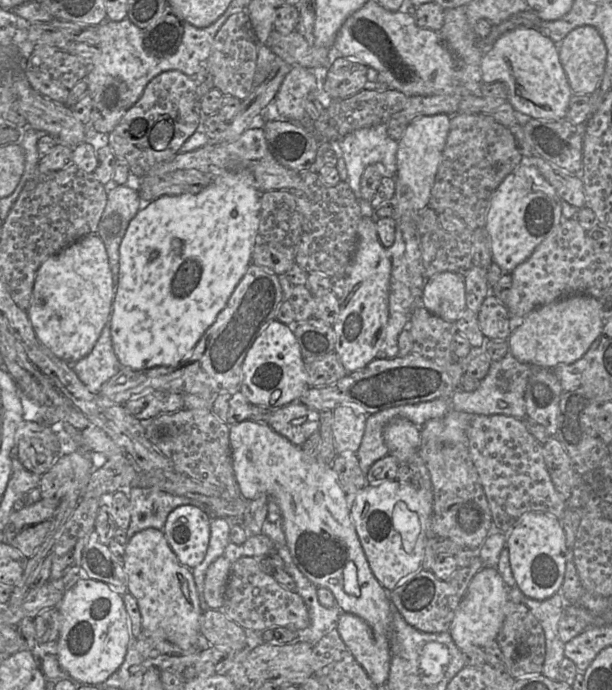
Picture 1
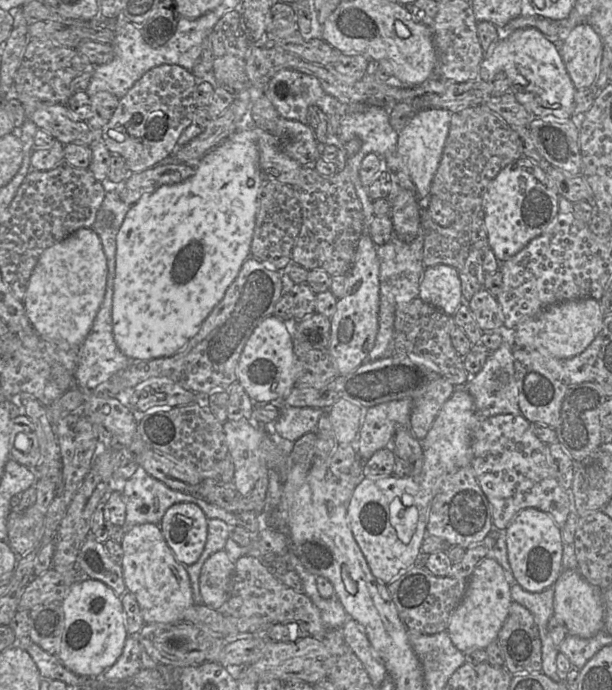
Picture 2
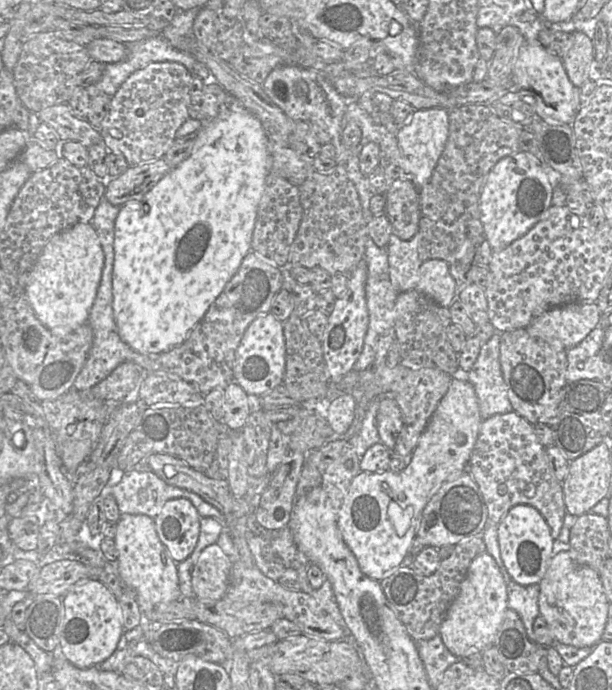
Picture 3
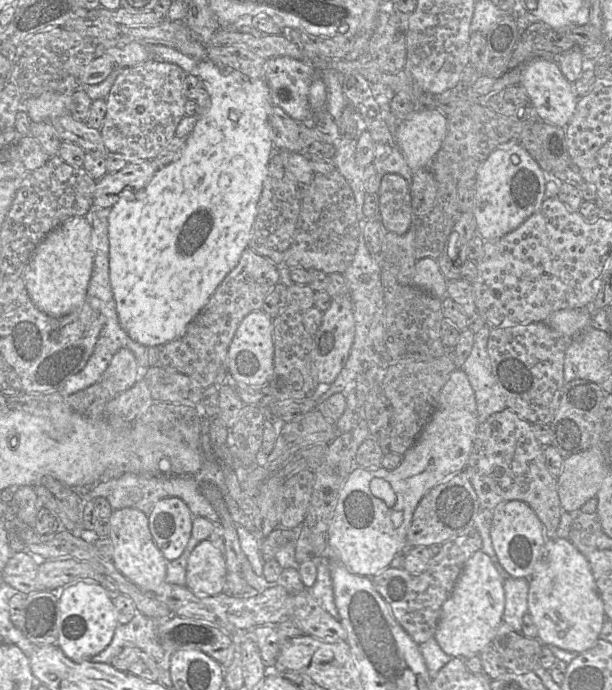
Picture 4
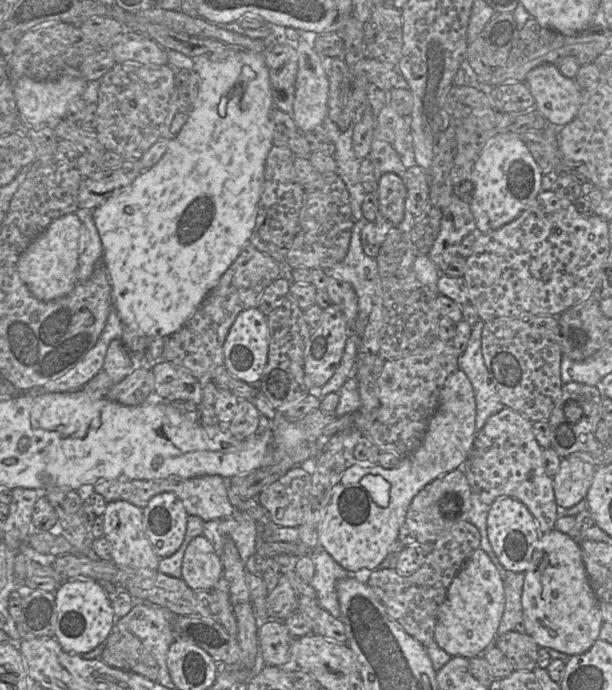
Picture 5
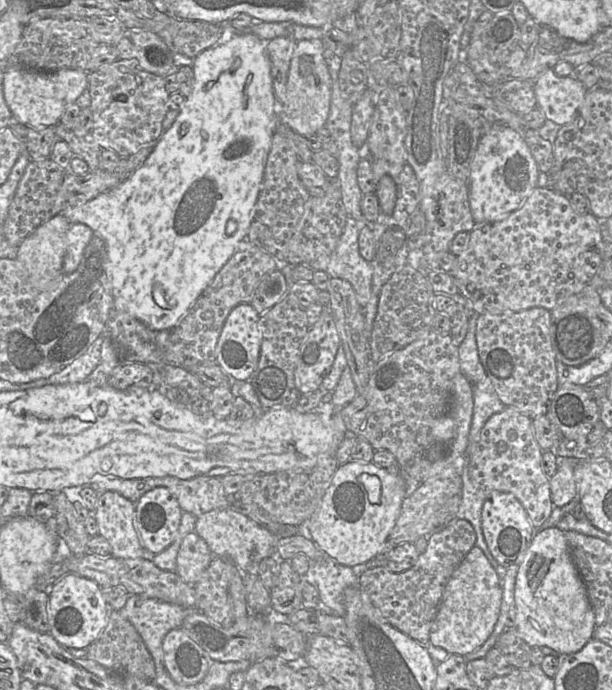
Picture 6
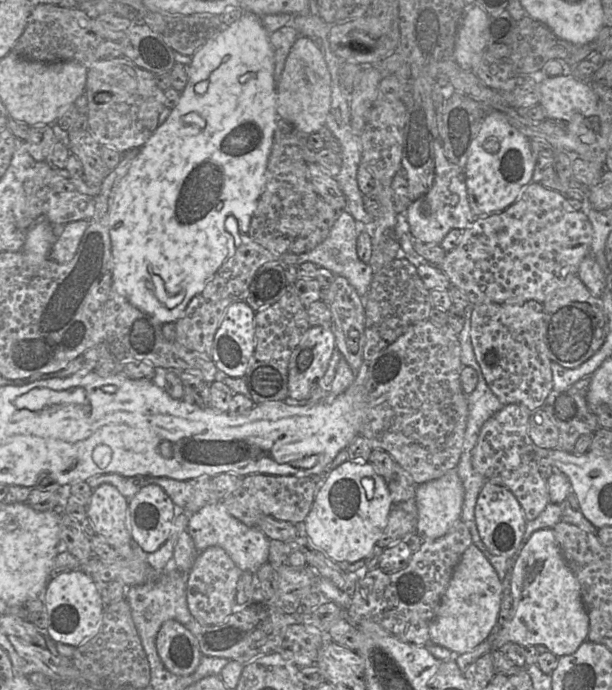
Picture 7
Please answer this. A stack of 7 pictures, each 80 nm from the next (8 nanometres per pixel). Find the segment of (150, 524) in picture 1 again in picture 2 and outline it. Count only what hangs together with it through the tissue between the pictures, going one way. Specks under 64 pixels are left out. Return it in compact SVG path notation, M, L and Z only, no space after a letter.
M149 474L144 477L131 477L127 479L124 483L121 494L126 504L126 519L124 525L122 526L125 533L138 524L153 523L159 525L167 509L172 505L181 502L196 504L202 509L208 519L220 519L227 523L230 527L238 525L235 513L217 507L207 502L199 495L191 495L189 493L174 490Z

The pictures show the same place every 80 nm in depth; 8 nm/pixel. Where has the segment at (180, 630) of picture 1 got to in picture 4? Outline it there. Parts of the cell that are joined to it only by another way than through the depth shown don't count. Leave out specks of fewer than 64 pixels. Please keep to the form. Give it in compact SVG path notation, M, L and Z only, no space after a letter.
M135 508L114 510L109 517L109 538L113 544L112 562L128 580L146 592L154 592L166 582L168 561L156 546L148 523L148 515Z

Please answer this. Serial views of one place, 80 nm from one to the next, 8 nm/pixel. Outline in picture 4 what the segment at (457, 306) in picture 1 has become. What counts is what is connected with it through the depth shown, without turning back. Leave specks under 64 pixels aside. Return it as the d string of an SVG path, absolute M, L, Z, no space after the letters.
M422 258L416 261L413 284L442 300L447 295L448 280L441 272L433 258Z

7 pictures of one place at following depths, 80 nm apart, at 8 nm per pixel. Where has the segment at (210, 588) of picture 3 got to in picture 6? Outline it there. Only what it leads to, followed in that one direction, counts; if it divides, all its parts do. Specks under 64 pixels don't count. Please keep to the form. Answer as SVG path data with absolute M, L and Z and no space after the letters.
M191 532L184 537L179 547L175 572L185 583L193 586L213 557L206 541L196 532Z

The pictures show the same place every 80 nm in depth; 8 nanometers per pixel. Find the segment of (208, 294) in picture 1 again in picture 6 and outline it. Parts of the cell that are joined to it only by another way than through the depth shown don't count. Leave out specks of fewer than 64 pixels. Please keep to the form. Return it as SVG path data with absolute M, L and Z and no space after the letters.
M235 32L226 41L218 43L210 48L207 48L204 51L202 51L200 54L198 54L194 58L194 64L192 66L193 71L194 71L194 85L193 85L192 92L190 93L188 97L186 97L186 100L182 108L180 109L179 114L176 117L175 121L173 122L172 126L169 129L164 130L162 136L156 142L152 152L150 153L148 158L145 160L145 162L139 168L137 168L130 176L128 176L121 184L119 184L115 188L112 188L108 190L107 192L102 193L98 195L97 197L95 197L94 199L89 200L83 204L74 205L74 206L66 206L64 210L60 213L64 217L66 217L70 223L84 223L85 225L89 226L94 231L94 234L99 235L104 240L106 244L106 248L107 248L108 259L110 261L110 284L111 284L111 292L113 294L113 307L116 307L120 310L123 310L135 316L136 318L143 321L151 329L157 332L161 330L172 330L180 322L180 320L186 315L186 313L189 311L191 306L195 303L198 297L202 294L202 292L207 288L207 286L214 279L215 275L221 270L221 268L227 263L227 261L235 253L240 242L242 242L244 239L247 238L251 223L253 222L253 219L256 215L256 205L257 205L260 190L261 190L261 187L264 181L266 163L267 163L268 155L271 150L273 135L276 132L276 127L279 122L278 102L274 94L273 80L272 80L272 75L271 75L271 64L270 64L270 60L269 60L267 50L266 50L266 43L267 42L262 41L260 38L258 38L252 33Z

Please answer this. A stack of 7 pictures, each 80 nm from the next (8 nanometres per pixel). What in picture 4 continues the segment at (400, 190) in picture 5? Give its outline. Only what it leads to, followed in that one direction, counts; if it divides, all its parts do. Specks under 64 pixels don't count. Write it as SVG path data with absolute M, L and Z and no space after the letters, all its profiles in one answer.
M394 173L385 174L382 177L381 185L380 185L380 188L378 191L378 198L379 198L379 219L384 226L384 234L385 234L385 229L389 230L397 235L406 234L412 226L412 196L411 196L411 183L410 183L410 181L406 180L404 177L402 177L399 174L394 174Z

